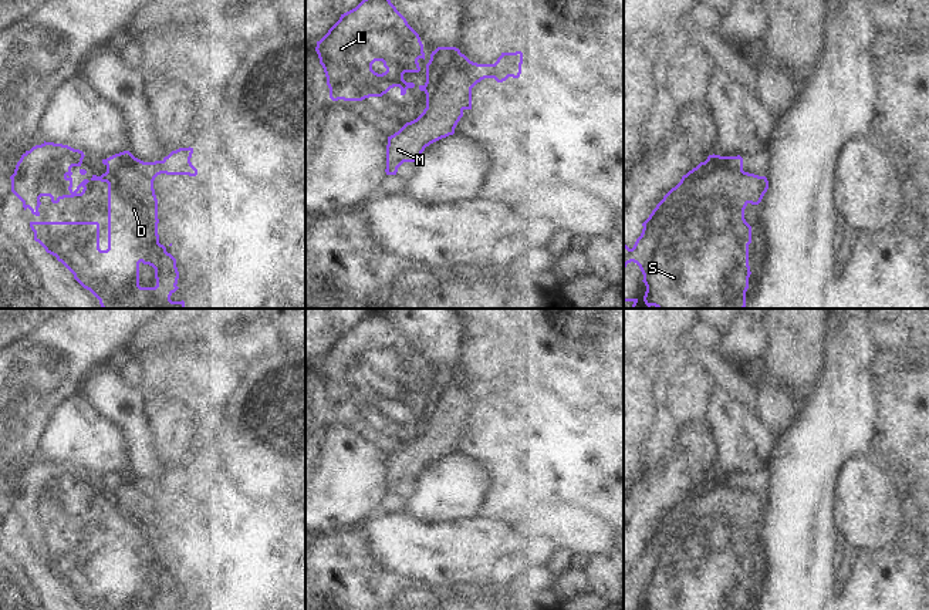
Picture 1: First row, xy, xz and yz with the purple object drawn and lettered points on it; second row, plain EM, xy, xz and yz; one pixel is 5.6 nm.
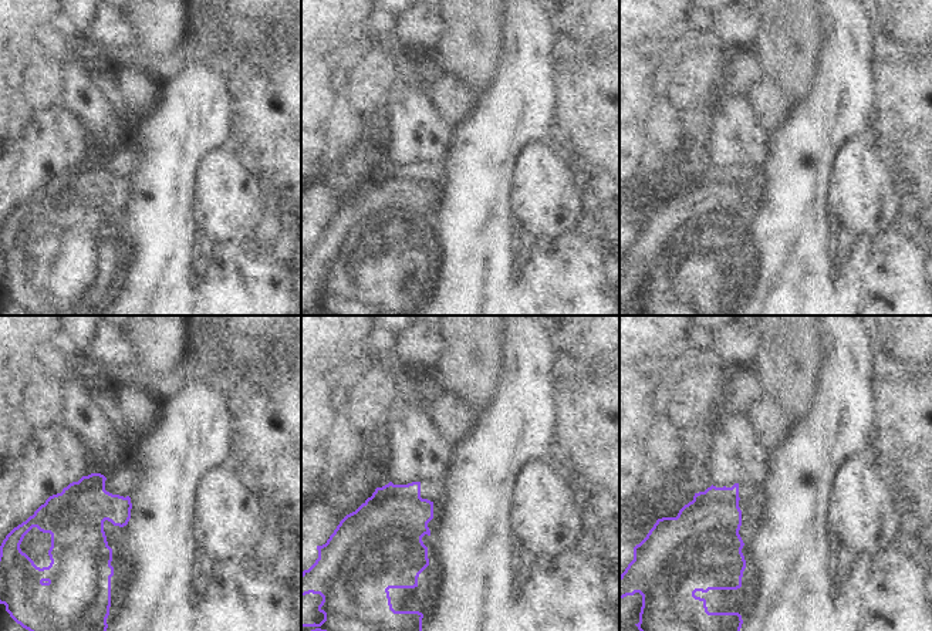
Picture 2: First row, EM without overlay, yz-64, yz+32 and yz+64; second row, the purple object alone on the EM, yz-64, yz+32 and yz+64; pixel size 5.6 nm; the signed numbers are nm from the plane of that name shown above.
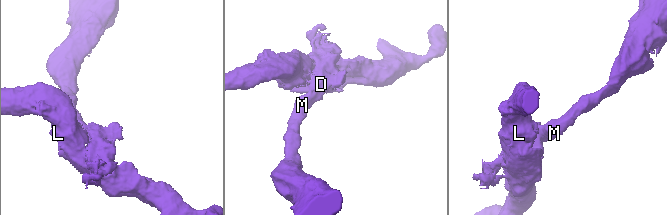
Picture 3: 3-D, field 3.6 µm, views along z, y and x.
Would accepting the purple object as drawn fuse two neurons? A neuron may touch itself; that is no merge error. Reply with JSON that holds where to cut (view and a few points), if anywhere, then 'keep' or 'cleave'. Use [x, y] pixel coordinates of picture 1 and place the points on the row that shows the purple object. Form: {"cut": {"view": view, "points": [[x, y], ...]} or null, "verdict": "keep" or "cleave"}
{"cut": {"view": "yz", "points": [[725, 172], [719, 189], [725, 194], [737, 185], [750, 202]]}, "verdict": "cleave"}

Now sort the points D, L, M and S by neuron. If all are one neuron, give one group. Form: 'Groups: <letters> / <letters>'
Groups: D L S / M

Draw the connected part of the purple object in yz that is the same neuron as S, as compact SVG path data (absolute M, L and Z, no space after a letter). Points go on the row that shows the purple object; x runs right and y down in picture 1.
M709 155L682 176L656 205L632 249L624 246L624 270L634 262L643 274L643 301L656 309L744 309L749 277L751 226L744 219L750 203L744 191L730 185L726 195L719 182L727 172L744 172L743 158Z

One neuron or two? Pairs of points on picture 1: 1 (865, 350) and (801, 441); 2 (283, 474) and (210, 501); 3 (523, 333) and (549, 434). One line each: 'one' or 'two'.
1: one
2: two
3: one

